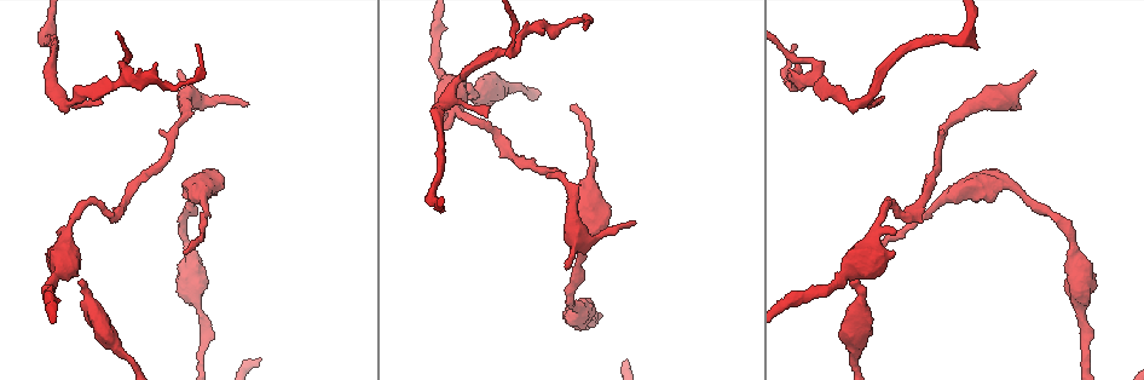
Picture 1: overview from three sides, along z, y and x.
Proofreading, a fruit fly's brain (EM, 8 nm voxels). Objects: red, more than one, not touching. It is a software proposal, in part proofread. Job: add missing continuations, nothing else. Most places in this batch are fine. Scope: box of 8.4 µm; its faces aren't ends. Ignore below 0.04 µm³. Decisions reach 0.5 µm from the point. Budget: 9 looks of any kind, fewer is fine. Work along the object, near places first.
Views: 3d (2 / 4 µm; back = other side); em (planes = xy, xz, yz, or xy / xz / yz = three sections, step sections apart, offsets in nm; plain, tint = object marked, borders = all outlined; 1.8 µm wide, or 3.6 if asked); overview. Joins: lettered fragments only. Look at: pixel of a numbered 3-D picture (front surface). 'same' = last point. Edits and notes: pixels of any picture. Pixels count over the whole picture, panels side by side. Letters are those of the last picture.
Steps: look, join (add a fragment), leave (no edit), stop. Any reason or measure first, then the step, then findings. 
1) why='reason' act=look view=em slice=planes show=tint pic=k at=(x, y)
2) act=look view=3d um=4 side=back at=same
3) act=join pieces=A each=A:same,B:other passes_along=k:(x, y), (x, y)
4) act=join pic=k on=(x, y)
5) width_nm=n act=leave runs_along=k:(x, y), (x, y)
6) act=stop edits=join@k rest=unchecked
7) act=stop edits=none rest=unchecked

act=look view=3d um=4 pic=1 at=(82, 279)

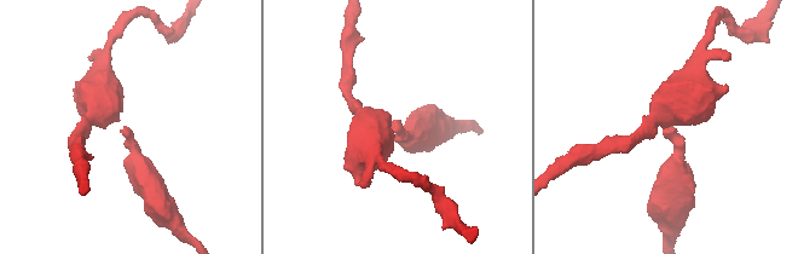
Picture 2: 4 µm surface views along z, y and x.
why='shape alone is not enough' act=look view=em slice=xy step=8 show=borders pic=2 at=(399, 120)

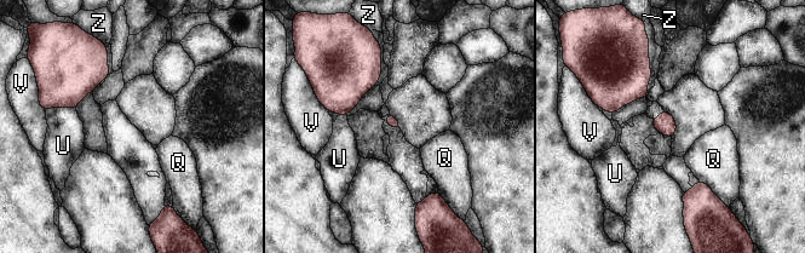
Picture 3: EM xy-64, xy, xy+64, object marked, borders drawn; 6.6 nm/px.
why='another direction' act=look view=em slice=planes show=borders at=same

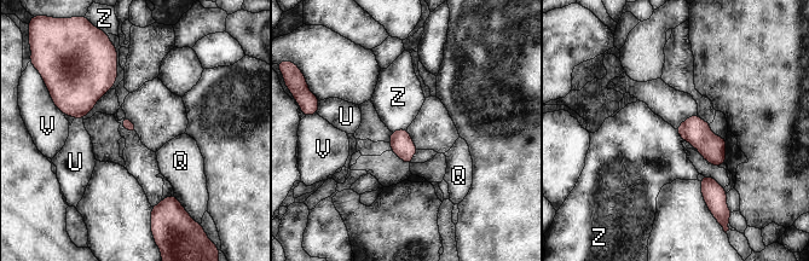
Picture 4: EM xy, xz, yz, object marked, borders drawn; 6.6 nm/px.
act=leave each=Q:other,U:other,V:other,Z:other border=4:(122, 119), (120, 123), (136, 133) found='none of them fits'

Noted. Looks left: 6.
why='tapers out' act=look view=3d um=2 pic=1 at=(583, 26)

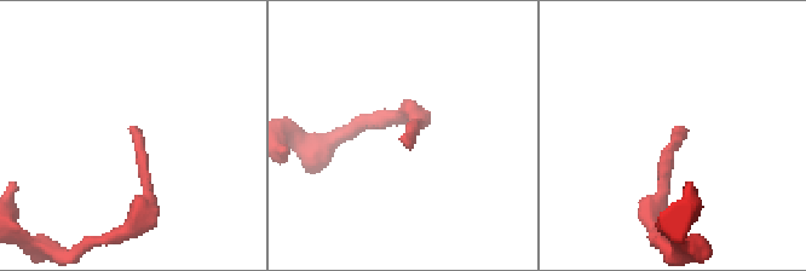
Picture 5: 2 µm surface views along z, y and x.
act=look view=em slice=planes show=borders pic=5 at=(675, 128)

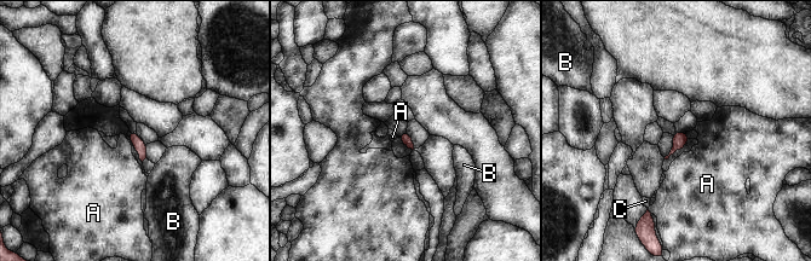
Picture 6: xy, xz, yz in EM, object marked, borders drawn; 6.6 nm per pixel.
width_nm=70 act=leave each=A:other,B:other,C:other found='no lettered fragment goes on from it'

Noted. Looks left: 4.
why='an open end' act=look view=em slice=yz step=16 show=tint pic=1 at=(178, 72)

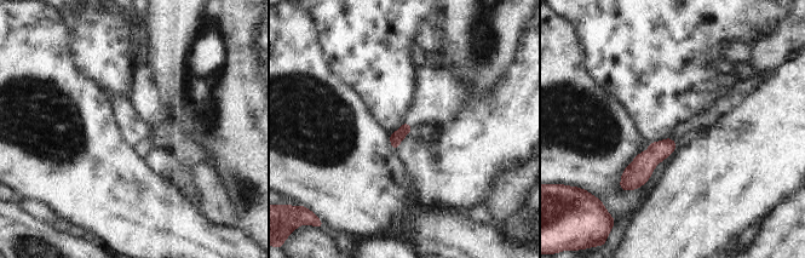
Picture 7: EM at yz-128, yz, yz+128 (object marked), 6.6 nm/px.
why='cut it another way' act=look view=em slice=planes show=borders at=same

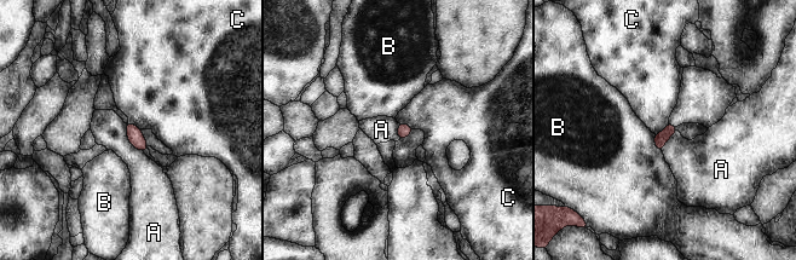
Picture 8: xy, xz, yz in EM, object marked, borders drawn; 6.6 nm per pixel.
act=leave each=A:other,B:other,C:other border=8:(125, 123), (127, 139), (143, 152) found='none of them fits'

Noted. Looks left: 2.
why='branch stops here' act=look view=3d um=4 pic=1 at=(248, 104)

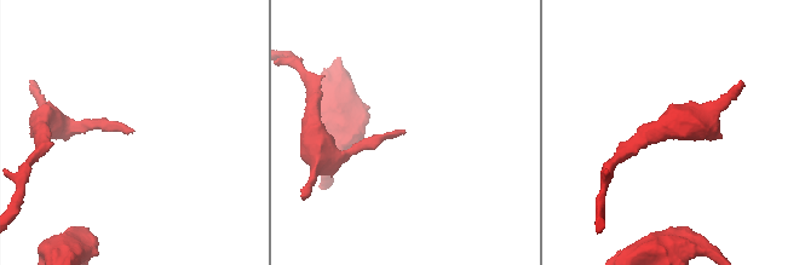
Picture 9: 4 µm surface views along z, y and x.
why='now the EM' act=look view=em slice=xz step=16 show=borders pic=9 at=(405, 132)

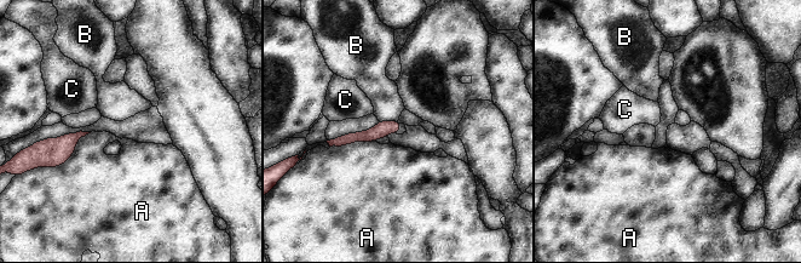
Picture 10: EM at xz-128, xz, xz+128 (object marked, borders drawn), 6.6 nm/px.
act=leave each=A:other,B:other,C:other border=10:(379, 120), (397, 121) found='no lettered fragment goes on from it'

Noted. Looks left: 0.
act=stop edits=none rest=unchecked

